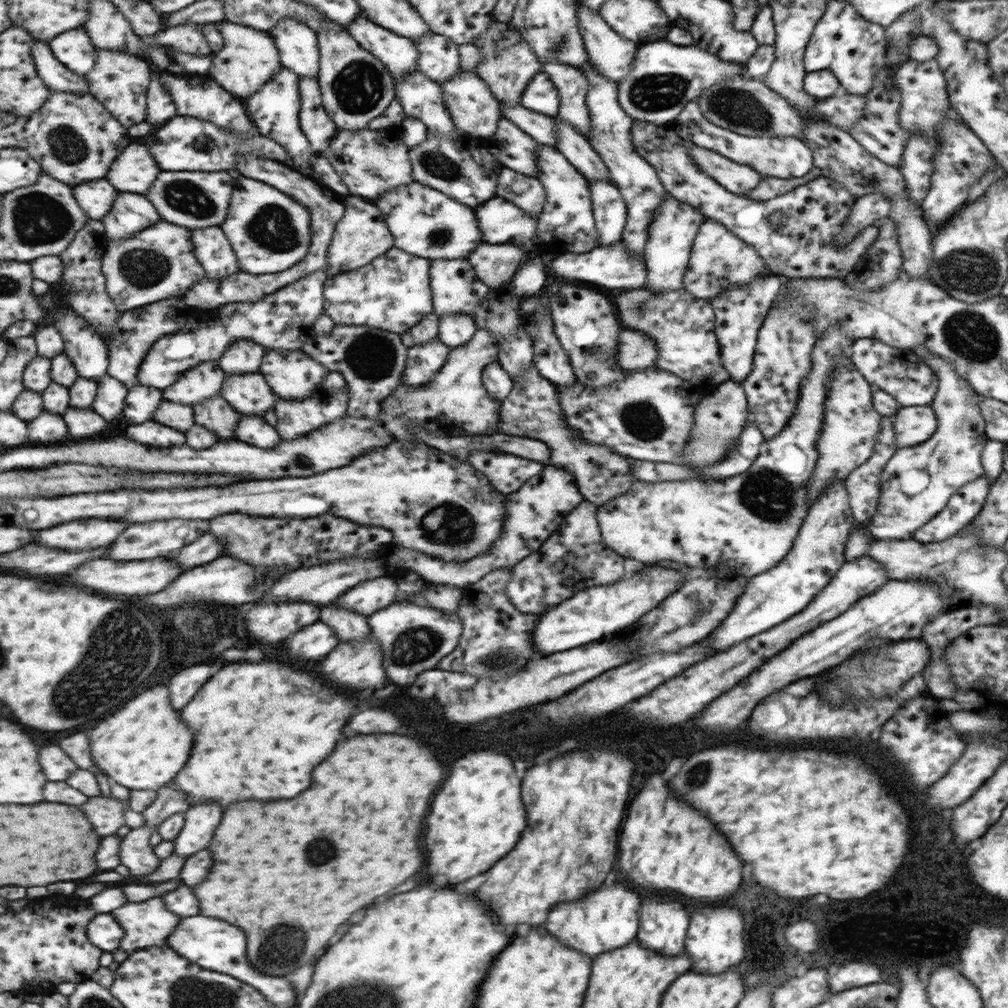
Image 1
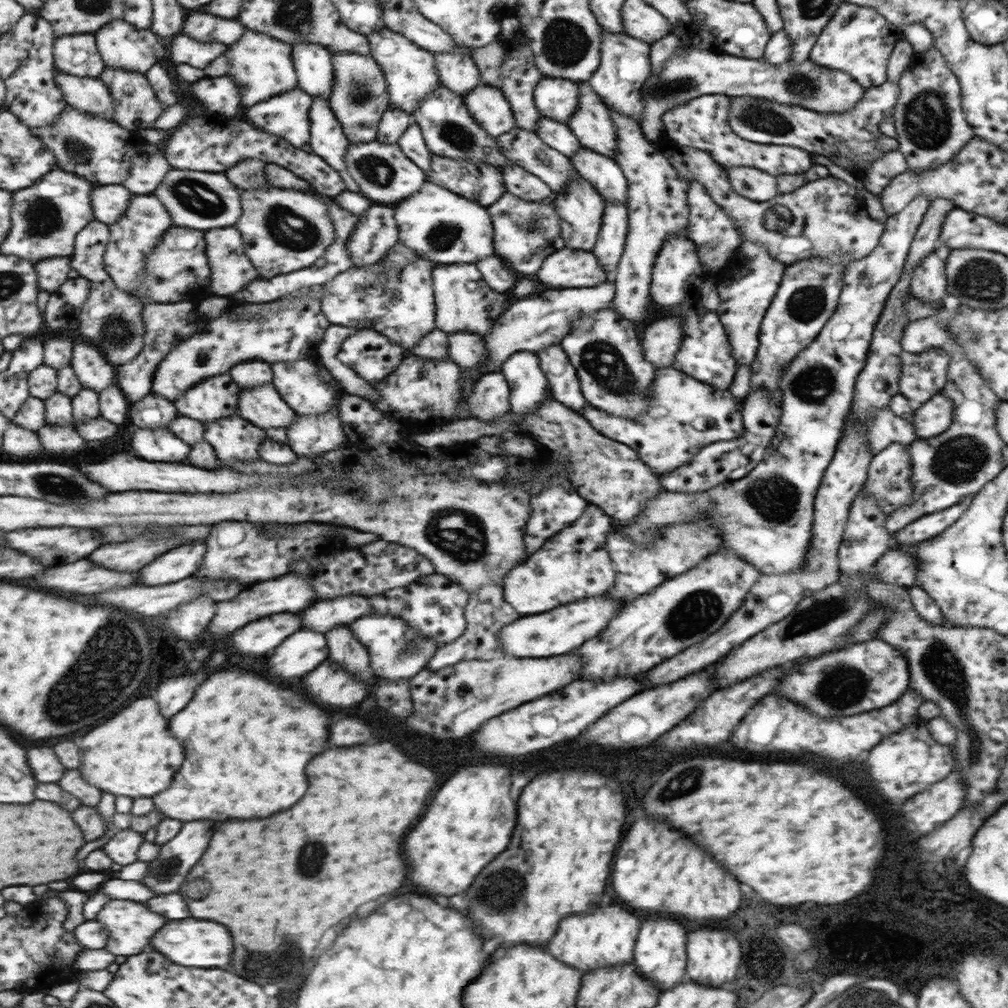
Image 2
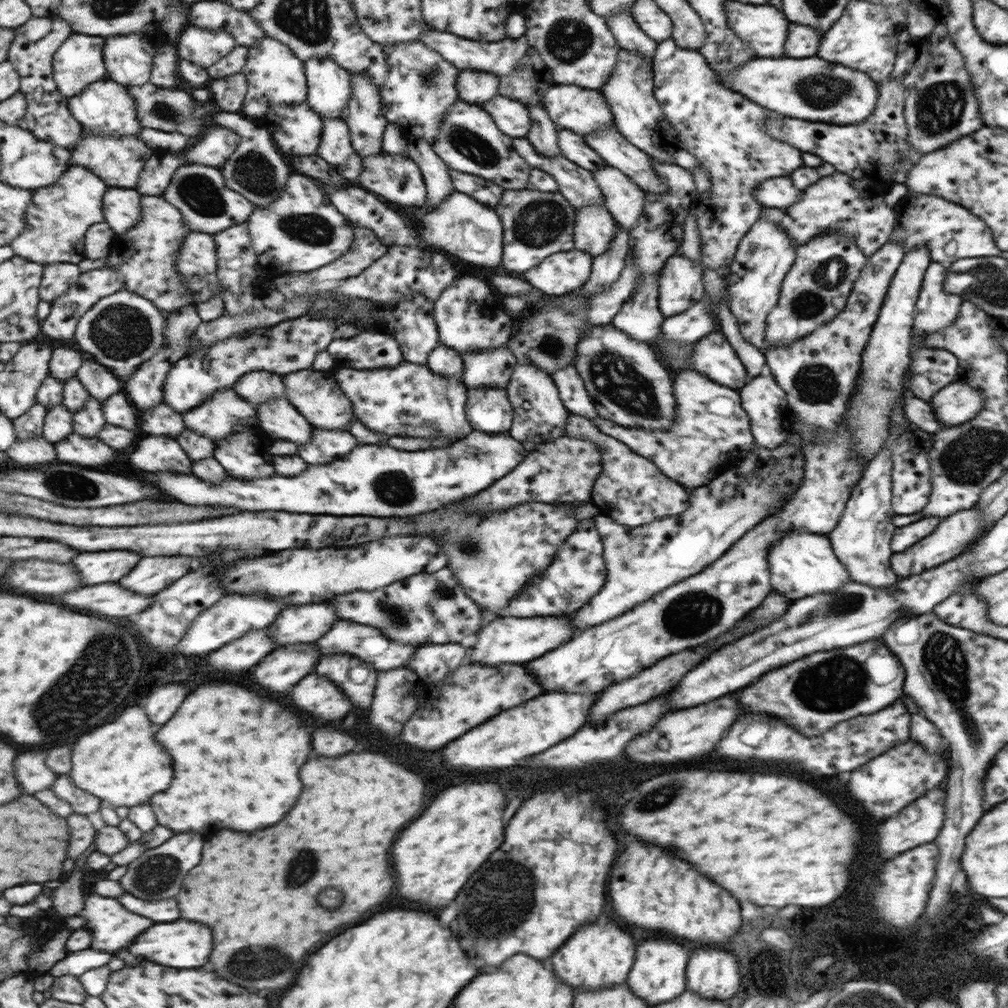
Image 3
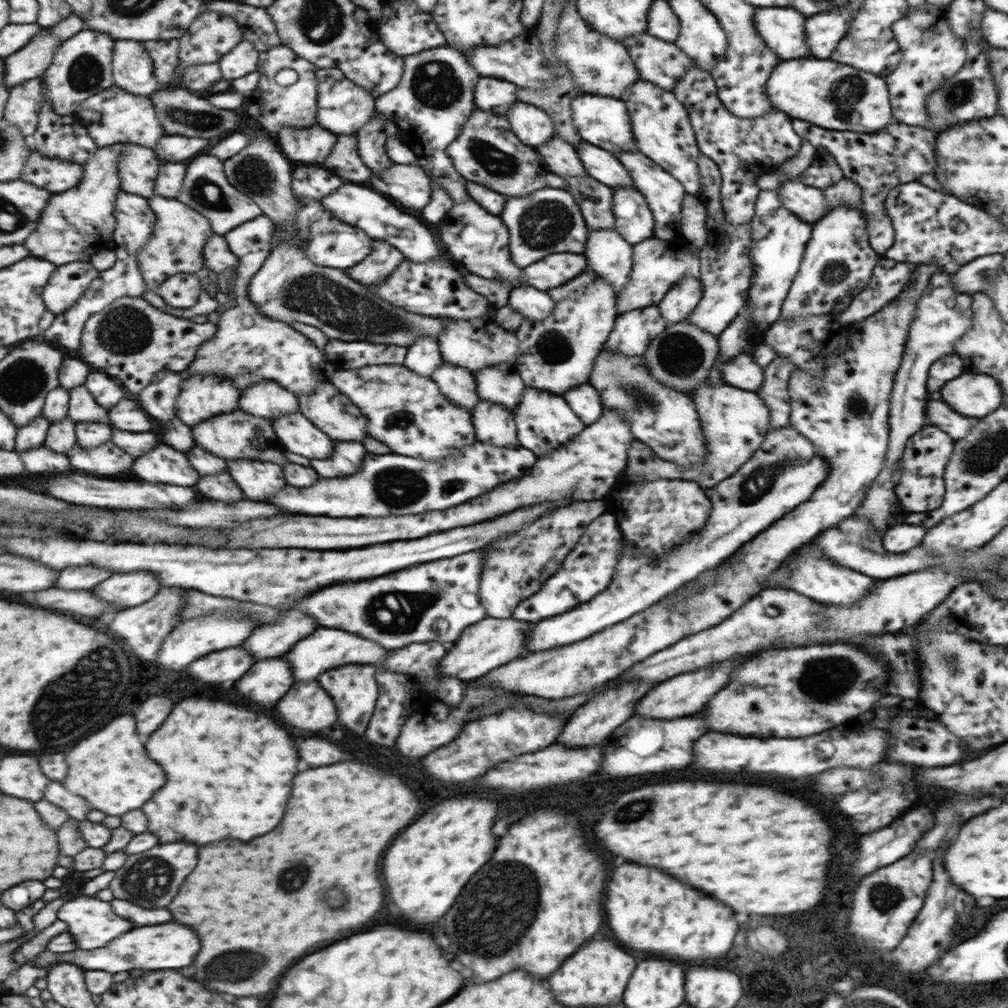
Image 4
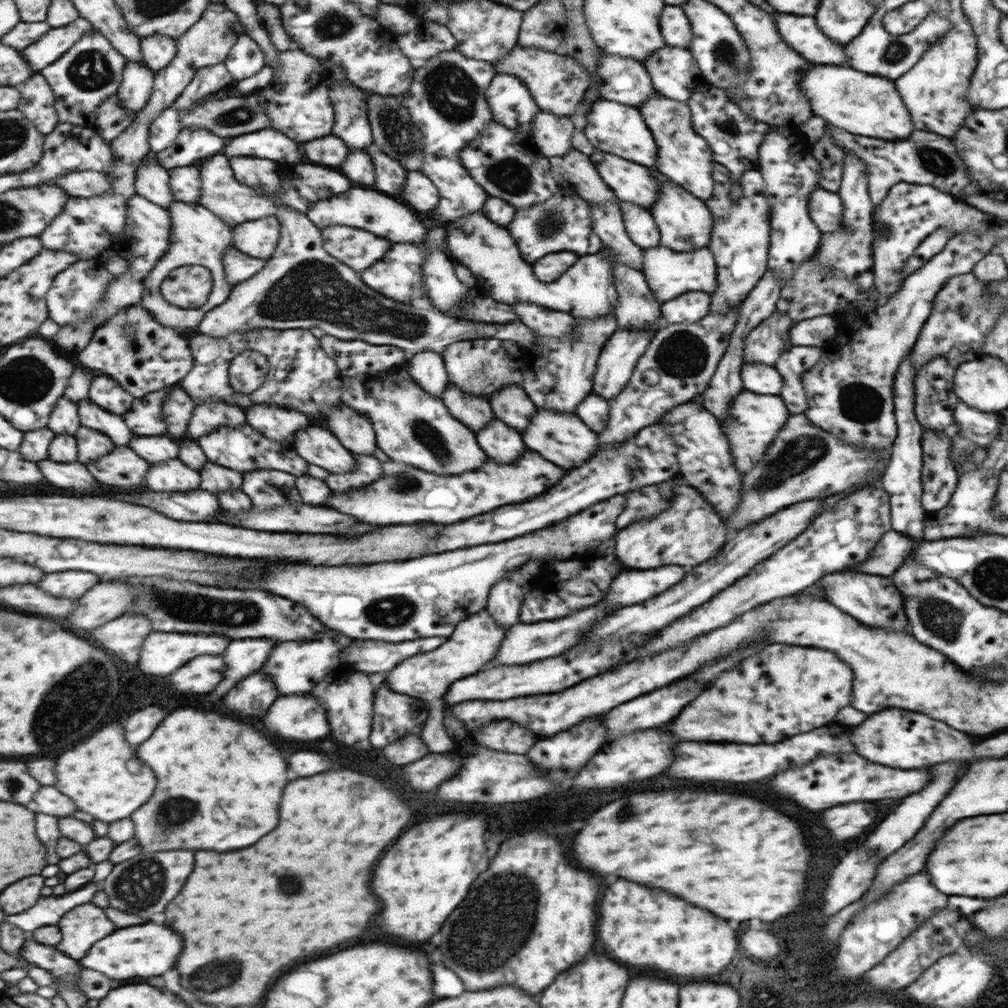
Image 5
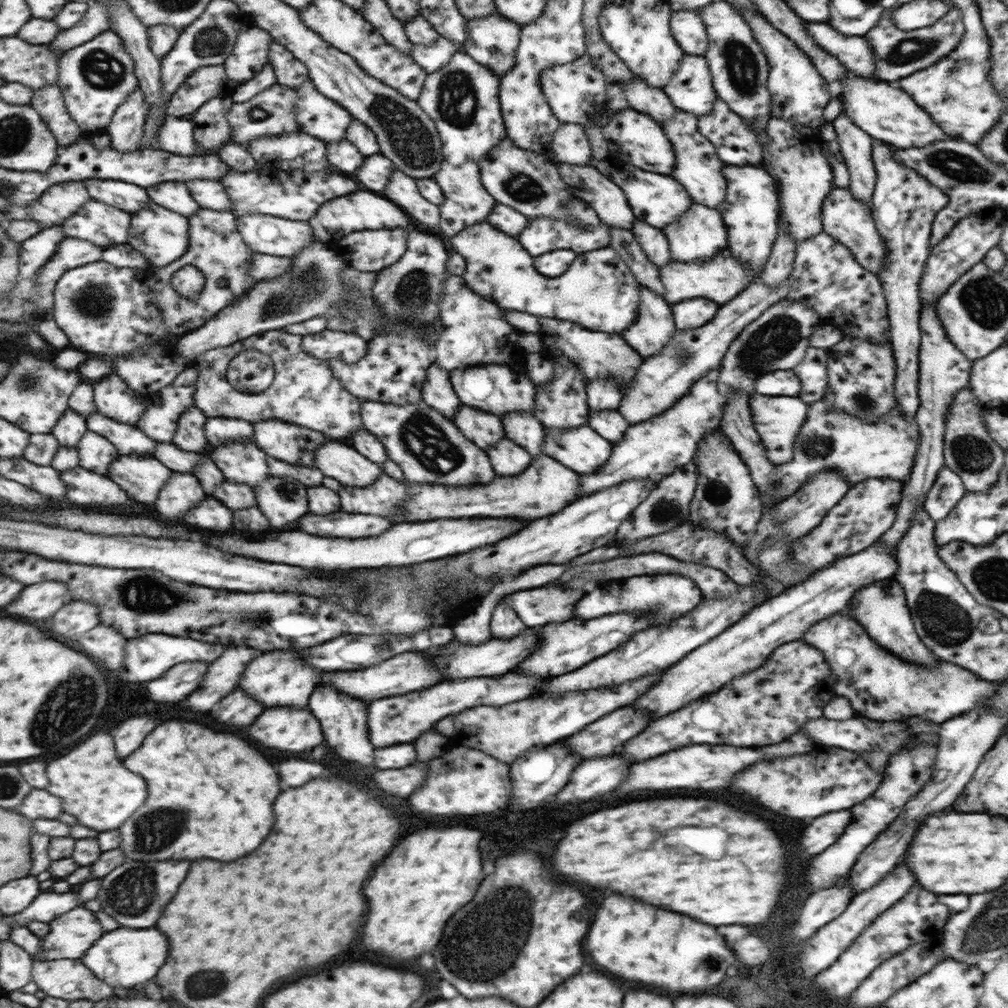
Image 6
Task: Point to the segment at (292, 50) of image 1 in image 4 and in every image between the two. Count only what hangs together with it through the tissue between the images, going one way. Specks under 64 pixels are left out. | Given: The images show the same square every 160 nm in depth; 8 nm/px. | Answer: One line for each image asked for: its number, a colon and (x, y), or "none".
2: (313, 61)
3: (330, 86)
4: (344, 107)

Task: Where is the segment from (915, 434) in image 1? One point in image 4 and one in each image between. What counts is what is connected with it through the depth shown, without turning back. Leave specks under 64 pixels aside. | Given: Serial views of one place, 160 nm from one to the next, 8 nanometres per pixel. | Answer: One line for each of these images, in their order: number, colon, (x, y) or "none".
2: (929, 419)
3: (956, 403)
4: (973, 395)

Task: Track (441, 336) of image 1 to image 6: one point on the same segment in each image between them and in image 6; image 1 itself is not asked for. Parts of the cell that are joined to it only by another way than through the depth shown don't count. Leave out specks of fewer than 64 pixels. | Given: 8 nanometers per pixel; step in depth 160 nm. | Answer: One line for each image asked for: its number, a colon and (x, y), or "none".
2: (467, 350)
3: (491, 367)
4: (500, 384)
5: (510, 404)
6: (522, 427)

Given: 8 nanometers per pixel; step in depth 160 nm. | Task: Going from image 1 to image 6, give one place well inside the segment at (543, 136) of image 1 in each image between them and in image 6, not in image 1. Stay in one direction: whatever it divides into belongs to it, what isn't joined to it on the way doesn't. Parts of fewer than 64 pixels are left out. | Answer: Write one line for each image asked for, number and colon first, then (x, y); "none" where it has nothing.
2: (554, 134)
3: (571, 146)
4: (601, 165)
5: (630, 182)
6: (658, 200)

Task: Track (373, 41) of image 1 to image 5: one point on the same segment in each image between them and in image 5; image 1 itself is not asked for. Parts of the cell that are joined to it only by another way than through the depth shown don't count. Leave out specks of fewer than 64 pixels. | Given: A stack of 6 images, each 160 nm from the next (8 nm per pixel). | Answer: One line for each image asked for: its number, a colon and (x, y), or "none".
2: (409, 70)
3: (421, 86)
4: (435, 97)
5: (447, 101)

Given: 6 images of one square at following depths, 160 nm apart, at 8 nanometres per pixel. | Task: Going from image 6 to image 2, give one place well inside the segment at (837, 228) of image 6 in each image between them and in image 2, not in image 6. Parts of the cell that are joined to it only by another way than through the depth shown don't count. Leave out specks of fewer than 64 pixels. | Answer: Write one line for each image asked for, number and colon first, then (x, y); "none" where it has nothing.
2: (750, 183)
3: (777, 192)
4: (807, 203)
5: (825, 209)

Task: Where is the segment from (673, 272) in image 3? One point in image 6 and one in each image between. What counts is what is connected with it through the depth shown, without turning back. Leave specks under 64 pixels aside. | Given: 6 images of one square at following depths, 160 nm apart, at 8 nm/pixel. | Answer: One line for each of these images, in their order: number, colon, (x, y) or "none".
4: (680, 300)
5: (689, 307)
6: (690, 314)

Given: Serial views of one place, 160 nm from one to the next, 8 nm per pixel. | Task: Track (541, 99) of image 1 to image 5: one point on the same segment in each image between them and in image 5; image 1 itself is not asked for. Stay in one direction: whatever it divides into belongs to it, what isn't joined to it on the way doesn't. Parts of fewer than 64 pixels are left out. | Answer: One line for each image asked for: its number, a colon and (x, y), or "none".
2: (556, 98)
3: (583, 111)
4: (601, 121)
5: (611, 127)

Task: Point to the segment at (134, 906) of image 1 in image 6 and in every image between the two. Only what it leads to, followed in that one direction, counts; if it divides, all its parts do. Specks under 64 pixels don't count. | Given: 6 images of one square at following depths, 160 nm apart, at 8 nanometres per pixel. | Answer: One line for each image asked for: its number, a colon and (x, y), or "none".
2: (124, 919)
3: (114, 927)
4: (92, 922)
5: (87, 924)
6: (72, 935)

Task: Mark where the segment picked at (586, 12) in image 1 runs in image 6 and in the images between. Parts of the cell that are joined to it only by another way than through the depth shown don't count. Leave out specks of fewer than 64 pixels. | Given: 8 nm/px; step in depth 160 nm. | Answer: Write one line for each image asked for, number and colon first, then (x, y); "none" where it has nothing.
2: (625, 63)
3: (630, 93)
4: (664, 134)
5: (683, 156)
6: (699, 169)

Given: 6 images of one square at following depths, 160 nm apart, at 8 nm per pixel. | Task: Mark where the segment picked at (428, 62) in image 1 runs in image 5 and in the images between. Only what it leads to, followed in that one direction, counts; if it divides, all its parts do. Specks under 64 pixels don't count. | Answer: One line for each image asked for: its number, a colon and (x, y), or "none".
2: (455, 70)
3: (475, 87)
4: (490, 95)
5: (509, 101)

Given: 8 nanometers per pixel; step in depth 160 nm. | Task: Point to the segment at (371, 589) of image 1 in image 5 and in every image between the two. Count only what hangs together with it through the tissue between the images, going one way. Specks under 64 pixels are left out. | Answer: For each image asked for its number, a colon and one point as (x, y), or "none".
2: (322, 616)
3: (310, 623)
4: (275, 640)
5: (244, 657)

